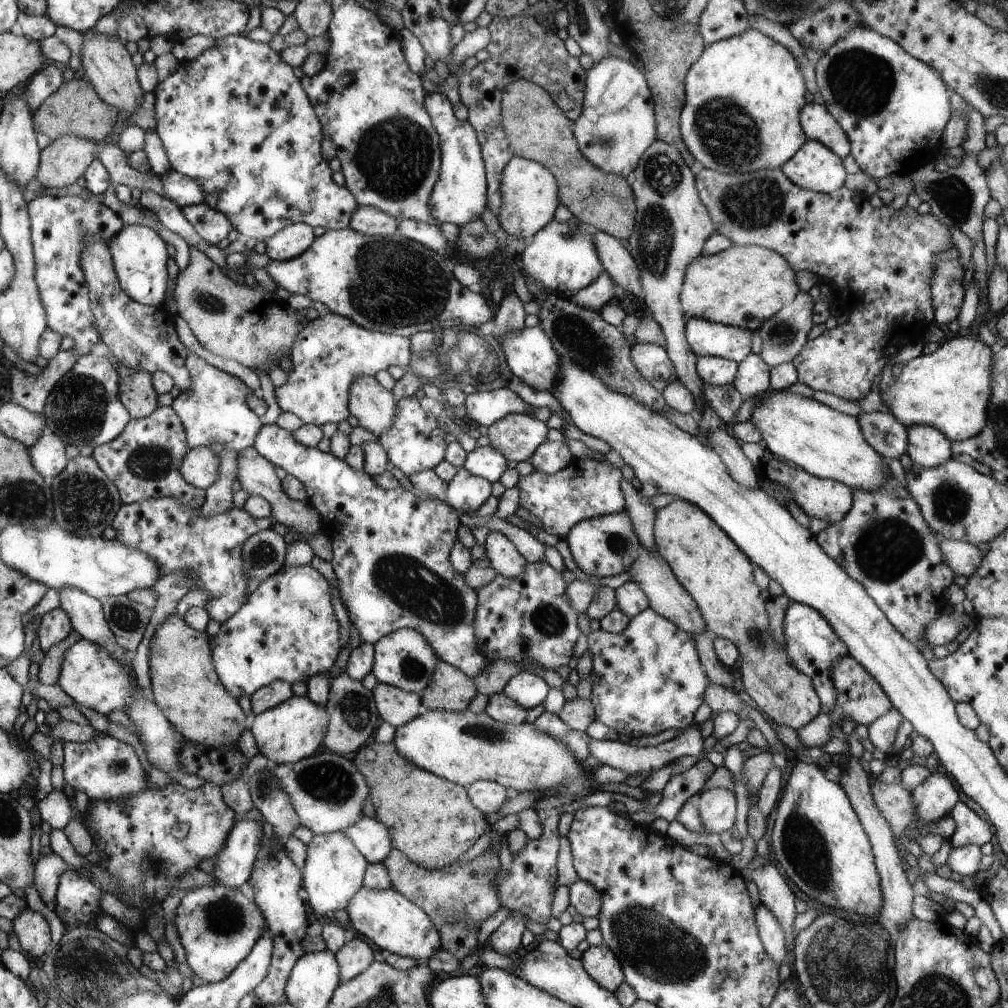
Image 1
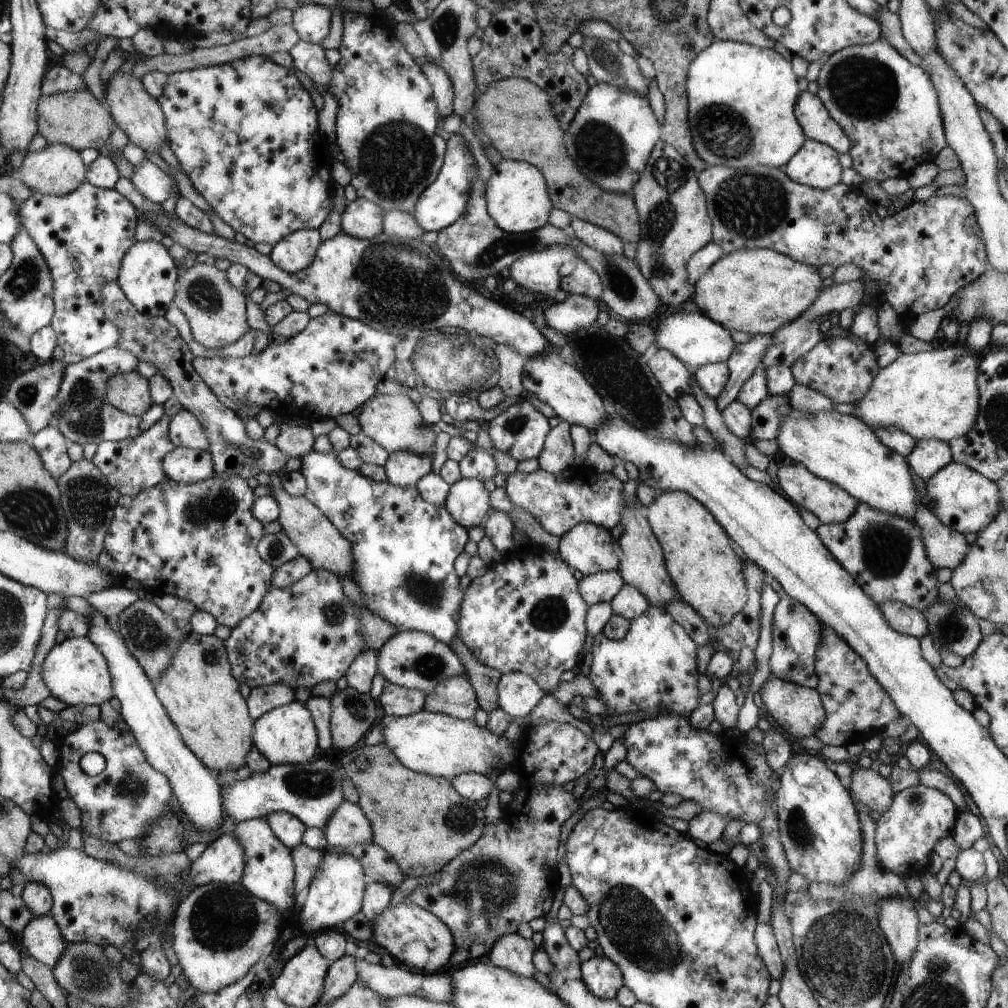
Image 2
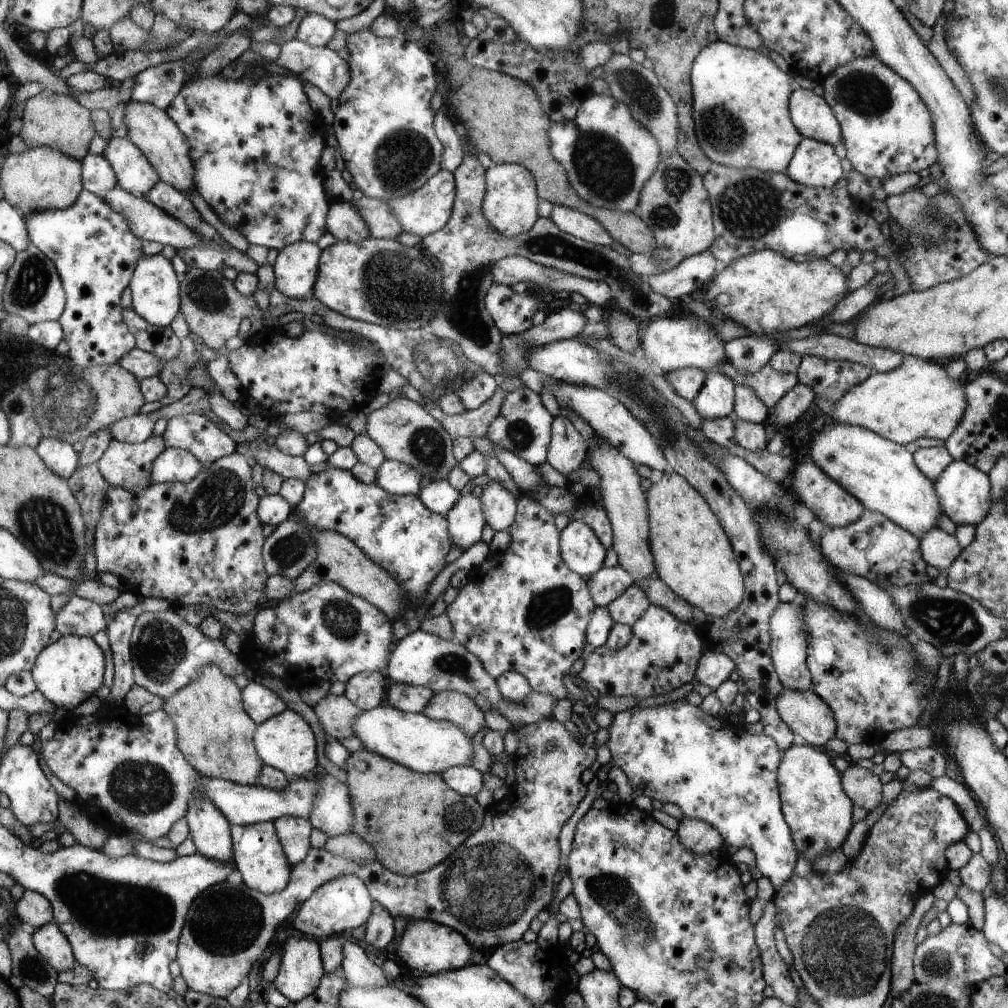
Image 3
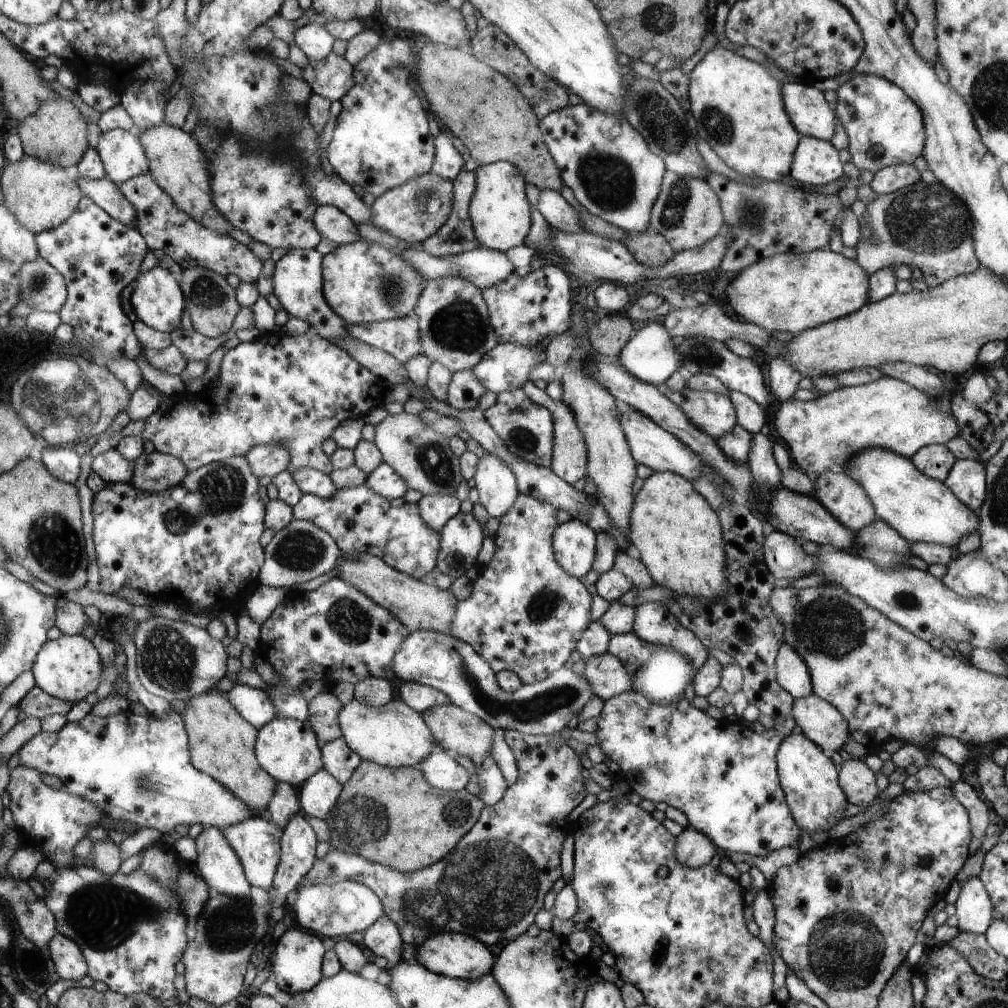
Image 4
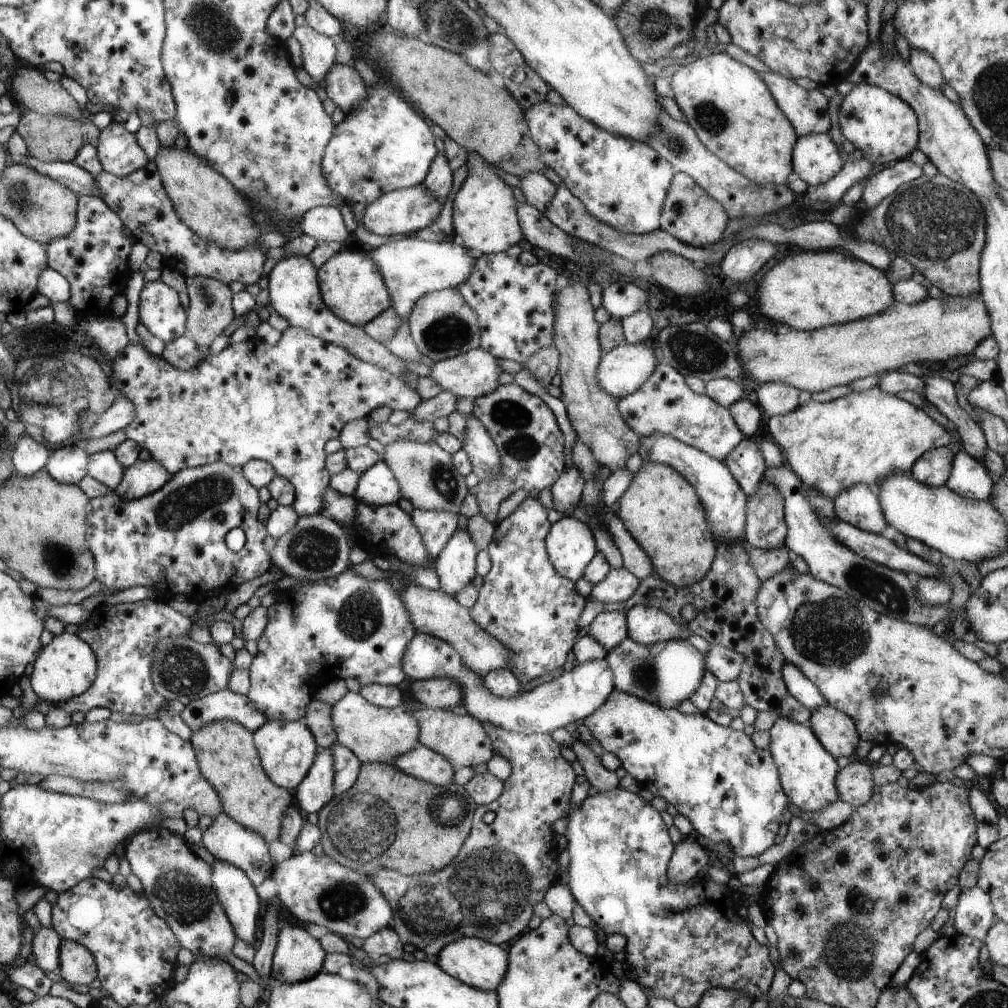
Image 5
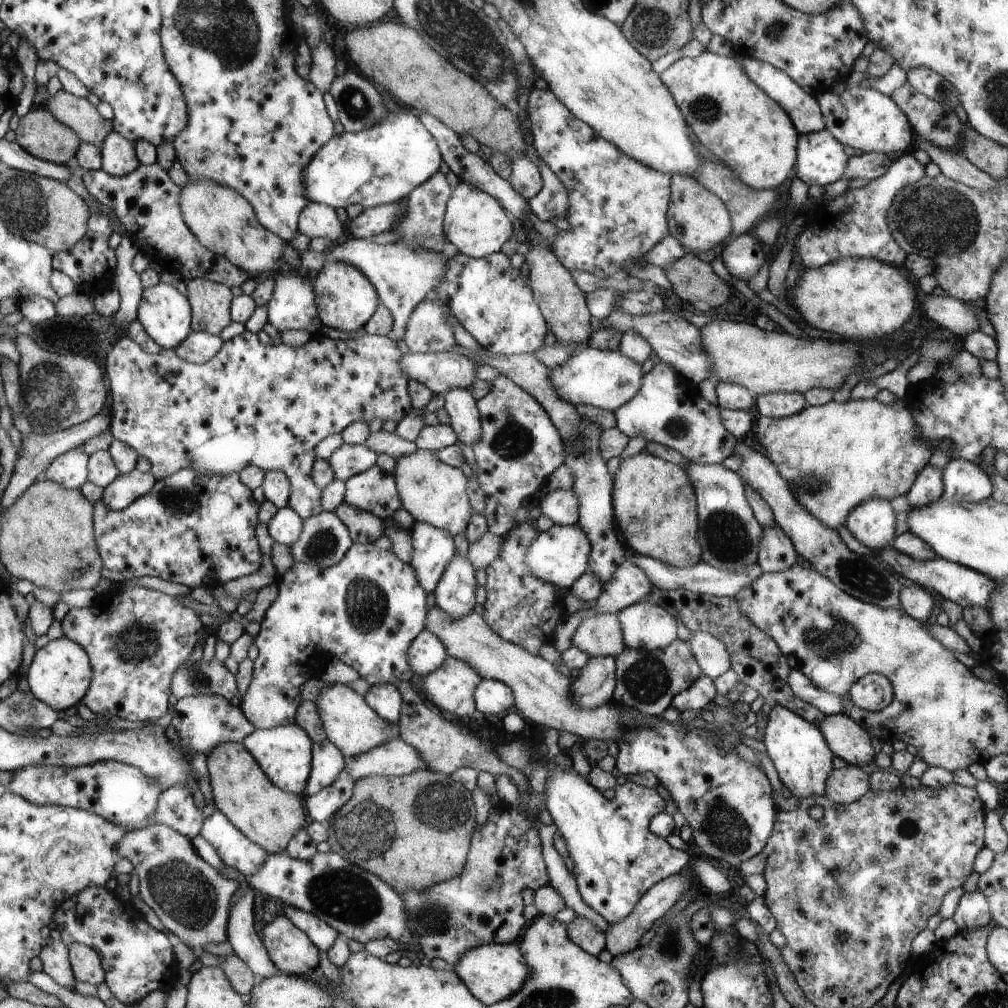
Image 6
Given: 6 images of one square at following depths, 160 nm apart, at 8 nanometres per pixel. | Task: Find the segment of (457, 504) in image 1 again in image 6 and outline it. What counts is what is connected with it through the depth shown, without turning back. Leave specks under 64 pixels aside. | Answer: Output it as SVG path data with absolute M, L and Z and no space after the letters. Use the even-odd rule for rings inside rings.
M454 555L446 565L436 588L435 604L452 616L461 617L474 611L477 588L475 566L466 555Z

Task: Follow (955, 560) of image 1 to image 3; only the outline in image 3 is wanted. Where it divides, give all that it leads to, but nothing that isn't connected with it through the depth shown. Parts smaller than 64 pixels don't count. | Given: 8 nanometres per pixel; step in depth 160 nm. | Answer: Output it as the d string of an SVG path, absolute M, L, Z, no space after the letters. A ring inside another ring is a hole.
M938 528L919 536L919 548L927 566L947 570L963 550L952 534Z

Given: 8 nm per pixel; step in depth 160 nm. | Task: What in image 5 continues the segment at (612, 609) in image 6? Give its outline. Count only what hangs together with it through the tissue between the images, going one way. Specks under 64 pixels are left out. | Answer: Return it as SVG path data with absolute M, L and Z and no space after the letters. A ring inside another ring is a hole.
M626 567L612 569L591 591L594 600L603 603L624 602L638 588L640 579Z

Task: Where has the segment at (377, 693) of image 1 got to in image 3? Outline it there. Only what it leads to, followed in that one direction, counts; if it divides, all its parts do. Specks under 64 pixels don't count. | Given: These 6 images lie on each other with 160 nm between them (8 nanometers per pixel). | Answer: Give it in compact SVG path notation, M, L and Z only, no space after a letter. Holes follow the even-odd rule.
M389 681L387 692L389 706L406 713L423 713L435 696L430 688Z

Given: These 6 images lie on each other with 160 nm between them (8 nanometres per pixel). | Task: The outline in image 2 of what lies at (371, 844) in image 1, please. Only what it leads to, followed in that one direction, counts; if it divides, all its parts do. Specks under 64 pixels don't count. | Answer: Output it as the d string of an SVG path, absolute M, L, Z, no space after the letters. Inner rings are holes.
M346 800L323 829L330 847L356 847L373 843L371 822L358 804Z

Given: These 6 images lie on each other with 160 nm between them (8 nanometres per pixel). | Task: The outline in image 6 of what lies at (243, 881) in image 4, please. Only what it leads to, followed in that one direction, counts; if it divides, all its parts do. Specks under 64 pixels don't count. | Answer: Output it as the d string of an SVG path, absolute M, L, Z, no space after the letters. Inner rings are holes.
M250 886L243 895L231 901L227 920L227 941L235 955L255 972L258 979L276 976L278 969L254 930L254 894Z

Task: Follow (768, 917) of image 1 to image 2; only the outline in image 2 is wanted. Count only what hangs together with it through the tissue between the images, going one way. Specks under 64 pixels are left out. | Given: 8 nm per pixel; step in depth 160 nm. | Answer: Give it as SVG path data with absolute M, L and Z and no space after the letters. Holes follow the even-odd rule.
M765 923L757 924L755 927L755 944L760 957L767 966L771 979L781 979L785 967L771 926Z

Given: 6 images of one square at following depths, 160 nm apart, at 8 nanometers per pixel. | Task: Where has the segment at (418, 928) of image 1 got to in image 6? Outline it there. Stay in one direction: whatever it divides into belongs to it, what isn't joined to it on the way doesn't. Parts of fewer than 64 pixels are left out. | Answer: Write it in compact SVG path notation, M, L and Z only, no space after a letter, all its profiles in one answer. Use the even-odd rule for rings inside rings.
M494 942L478 948L471 948L459 958L459 963L452 966L452 970L463 979L463 983L486 1006L510 998L523 988L527 983L527 978L531 975L531 969L527 966L517 943Z

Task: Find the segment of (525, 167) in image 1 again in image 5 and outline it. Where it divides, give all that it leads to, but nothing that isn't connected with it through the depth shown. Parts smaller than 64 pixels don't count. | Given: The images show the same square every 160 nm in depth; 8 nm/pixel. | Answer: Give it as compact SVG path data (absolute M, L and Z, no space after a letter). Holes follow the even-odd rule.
M468 153L467 174L461 178L464 185L456 194L453 202L453 229L455 234L452 242L469 248L474 254L487 255L507 251L510 244L516 244L522 240L522 224L518 224L517 200L512 196L512 188L502 180L500 171L496 171L493 165L488 164L478 154Z

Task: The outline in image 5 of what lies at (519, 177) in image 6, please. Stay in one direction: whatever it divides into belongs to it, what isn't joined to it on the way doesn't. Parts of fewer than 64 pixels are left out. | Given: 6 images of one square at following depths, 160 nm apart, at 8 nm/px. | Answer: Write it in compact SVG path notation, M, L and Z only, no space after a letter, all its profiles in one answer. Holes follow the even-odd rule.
M531 173L521 177L522 185L519 191L519 197L545 213L548 203L556 194L557 186L554 185L545 175L540 173Z

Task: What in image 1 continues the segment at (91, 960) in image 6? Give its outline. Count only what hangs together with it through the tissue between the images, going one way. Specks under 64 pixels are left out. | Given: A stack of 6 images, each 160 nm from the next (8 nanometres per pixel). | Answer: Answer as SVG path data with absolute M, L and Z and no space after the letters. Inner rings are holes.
M26 908L13 923L21 948L39 962L40 956L46 955L53 945L48 921L40 912Z

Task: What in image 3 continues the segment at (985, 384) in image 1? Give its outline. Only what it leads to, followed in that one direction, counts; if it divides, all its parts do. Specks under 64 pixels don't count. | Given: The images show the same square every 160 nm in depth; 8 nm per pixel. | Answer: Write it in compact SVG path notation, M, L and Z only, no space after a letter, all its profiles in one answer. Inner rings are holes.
M904 356L900 368L880 374L875 372L861 384L850 388L832 404L834 408L830 416L820 415L815 427L825 421L828 424L860 426L898 445L906 445L918 438L946 441L956 431L968 408L964 396L968 377L954 380L946 370L945 363Z

